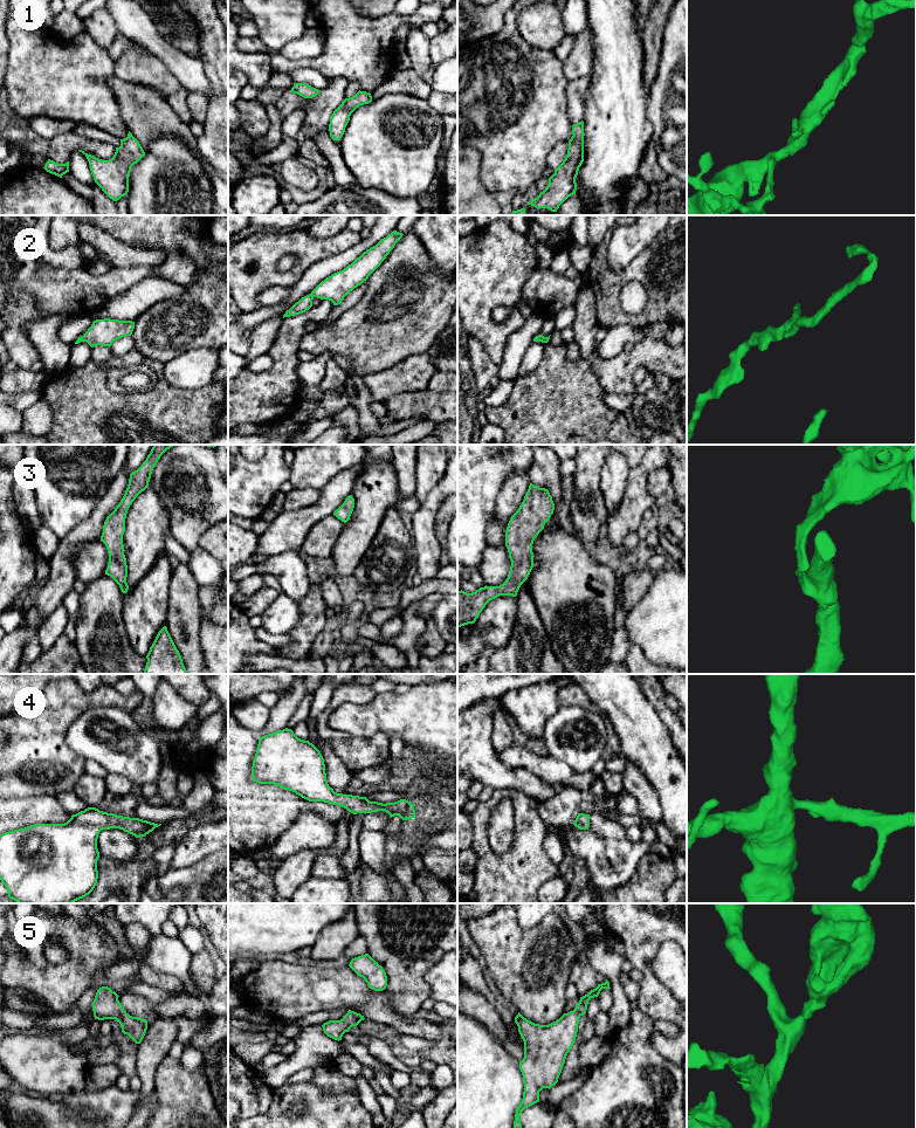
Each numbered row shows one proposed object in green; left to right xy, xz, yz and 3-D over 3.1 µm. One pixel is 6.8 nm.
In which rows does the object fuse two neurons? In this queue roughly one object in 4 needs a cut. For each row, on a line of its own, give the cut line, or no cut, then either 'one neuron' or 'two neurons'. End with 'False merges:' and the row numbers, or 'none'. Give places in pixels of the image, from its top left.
1: no cut; one neuron
2: no cut; one neuron
3: no cut; one neuron
4: no cut; one neuron
5: no cut; one neuron
False merges: none

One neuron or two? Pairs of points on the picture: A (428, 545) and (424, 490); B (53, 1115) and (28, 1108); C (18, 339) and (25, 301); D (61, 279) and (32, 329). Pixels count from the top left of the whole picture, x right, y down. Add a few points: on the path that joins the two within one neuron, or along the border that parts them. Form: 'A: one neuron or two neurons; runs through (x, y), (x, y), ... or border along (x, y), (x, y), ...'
A: two neurons; border along (441, 476), (441, 480), (421, 504)
B: one neuron; runs through (47, 1115), (38, 1115), (34, 1112)
C: one neuron; runs through (18, 330), (18, 313), (20, 310)
D: two neurons; border along (46, 315), (66, 316)

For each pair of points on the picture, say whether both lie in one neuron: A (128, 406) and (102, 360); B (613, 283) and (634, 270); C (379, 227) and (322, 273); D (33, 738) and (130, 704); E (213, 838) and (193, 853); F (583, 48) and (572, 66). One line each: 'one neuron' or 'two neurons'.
A: two neurons
B: one neuron
C: one neuron
D: one neuron
E: one neuron
F: one neuron

